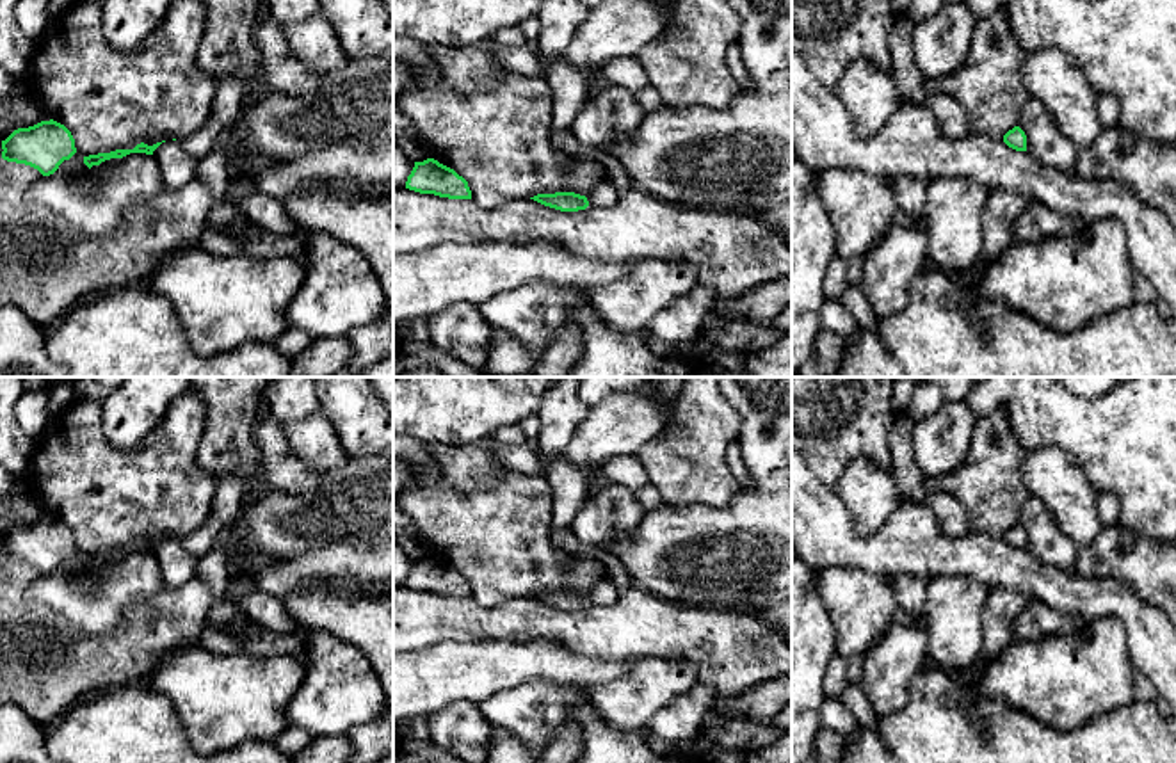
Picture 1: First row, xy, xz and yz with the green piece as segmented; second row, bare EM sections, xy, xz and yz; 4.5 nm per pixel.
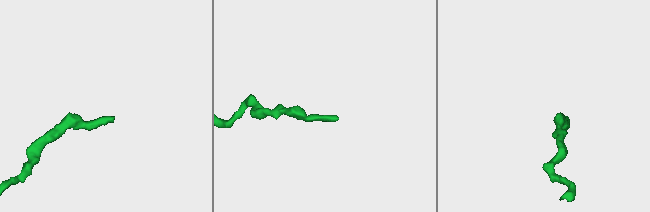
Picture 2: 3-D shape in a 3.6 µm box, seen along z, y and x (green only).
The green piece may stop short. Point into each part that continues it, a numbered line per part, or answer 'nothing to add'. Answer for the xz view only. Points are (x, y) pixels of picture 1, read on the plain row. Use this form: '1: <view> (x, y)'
1: xz (605, 593)

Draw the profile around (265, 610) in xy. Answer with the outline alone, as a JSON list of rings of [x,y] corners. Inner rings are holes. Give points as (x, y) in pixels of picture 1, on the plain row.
[[[242,585],[231,599],[240,605],[247,617],[258,626],[281,635],[299,631],[299,626],[288,614],[285,603],[274,596]]]

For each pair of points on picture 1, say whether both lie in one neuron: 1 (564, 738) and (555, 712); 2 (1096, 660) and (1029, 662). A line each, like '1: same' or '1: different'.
1: different
2: same

